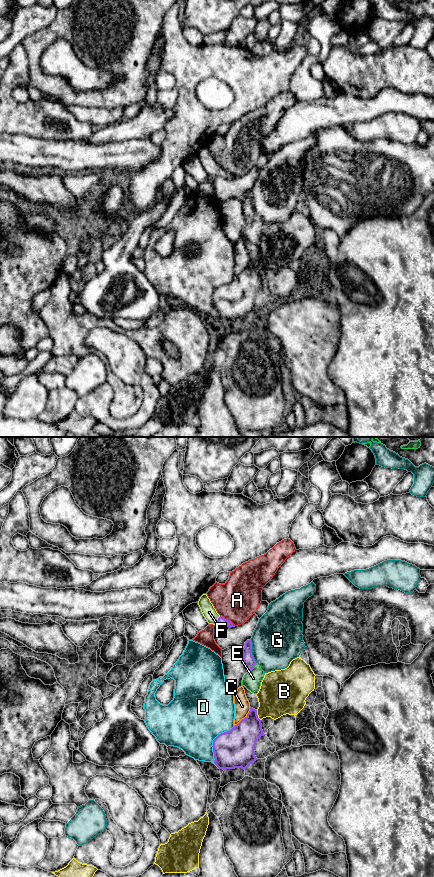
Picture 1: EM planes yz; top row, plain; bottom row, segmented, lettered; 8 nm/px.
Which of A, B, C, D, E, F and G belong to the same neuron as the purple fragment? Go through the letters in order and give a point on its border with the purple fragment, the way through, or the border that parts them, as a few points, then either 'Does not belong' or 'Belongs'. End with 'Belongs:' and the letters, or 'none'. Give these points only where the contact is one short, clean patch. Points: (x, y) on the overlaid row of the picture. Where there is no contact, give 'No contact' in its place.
A: Touches purple at yz (228, 620). Does not belong
B: Touches purple at yz (257, 715). Does not belong
C: Touches purple at yz (245, 717). Does not belong
D: Touches purple at yz (213, 741). Does not belong
E: Touches purple at yz (252, 668). Does not belong
F: Touches purple at yz (217, 620). Path across: yz (221, 620), (217, 620), (209, 612). Belongs
G: Touches purple at yz (251, 651). Does not belong
Belongs: F

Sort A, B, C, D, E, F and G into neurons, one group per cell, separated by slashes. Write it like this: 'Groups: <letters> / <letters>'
Groups: A / B / C / D / E / F / G

